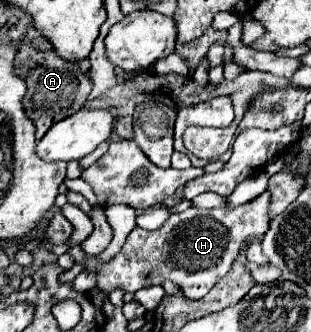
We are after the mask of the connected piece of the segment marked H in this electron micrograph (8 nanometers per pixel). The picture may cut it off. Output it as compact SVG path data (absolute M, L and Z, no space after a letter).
M263 192L255 200L237 206L233 210L213 208L199 210L187 208L181 214L171 214L169 220L155 232L147 232L143 228L135 228L127 236L127 244L123 250L107 264L99 264L97 258L89 258L83 254L81 246L69 248L69 254L75 262L85 262L85 268L97 268L97 286L99 290L111 292L115 288L123 288L125 292L137 292L145 286L161 284L163 280L173 280L181 286L183 294L191 300L203 298L217 280L221 280L231 264L237 260L241 246L261 242L263 234L269 228L269 192Z

